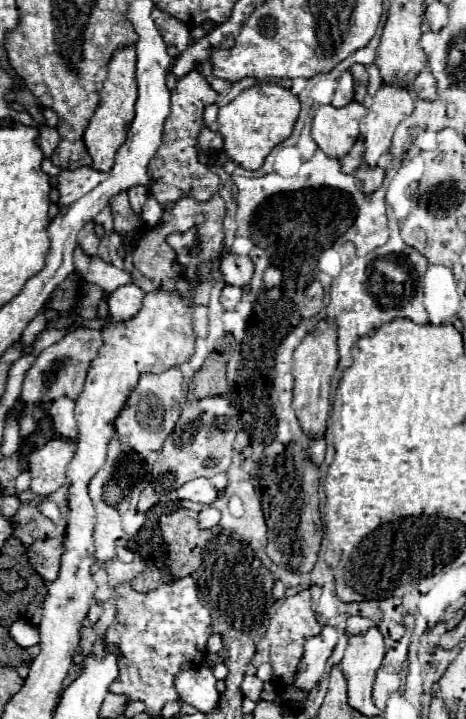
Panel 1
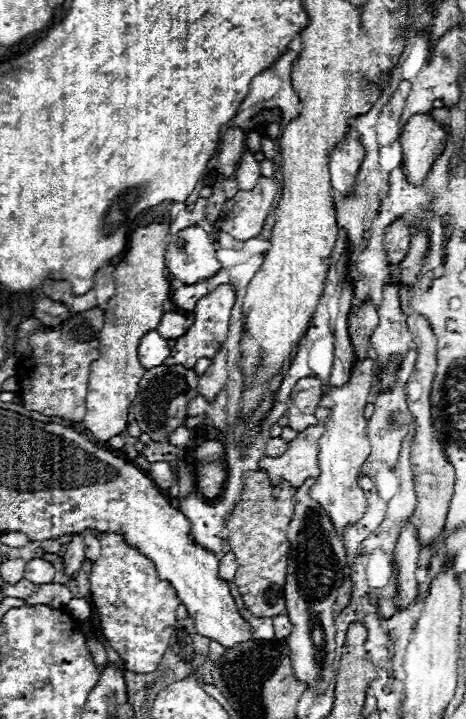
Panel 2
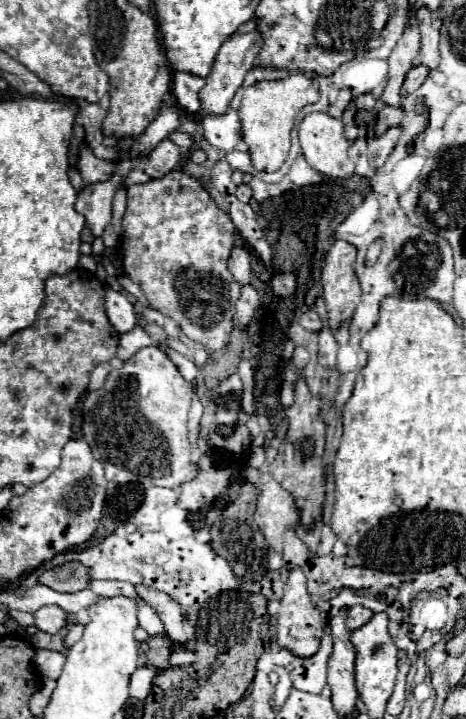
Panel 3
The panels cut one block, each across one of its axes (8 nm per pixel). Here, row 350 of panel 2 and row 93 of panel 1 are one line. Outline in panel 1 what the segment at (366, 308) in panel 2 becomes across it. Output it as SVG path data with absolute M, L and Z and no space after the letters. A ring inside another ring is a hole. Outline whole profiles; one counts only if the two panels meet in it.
M356 64L356 66L350 66L350 72L354 76L354 100L356 102L364 102L364 96L366 96L366 86L368 86L368 72L364 66Z

